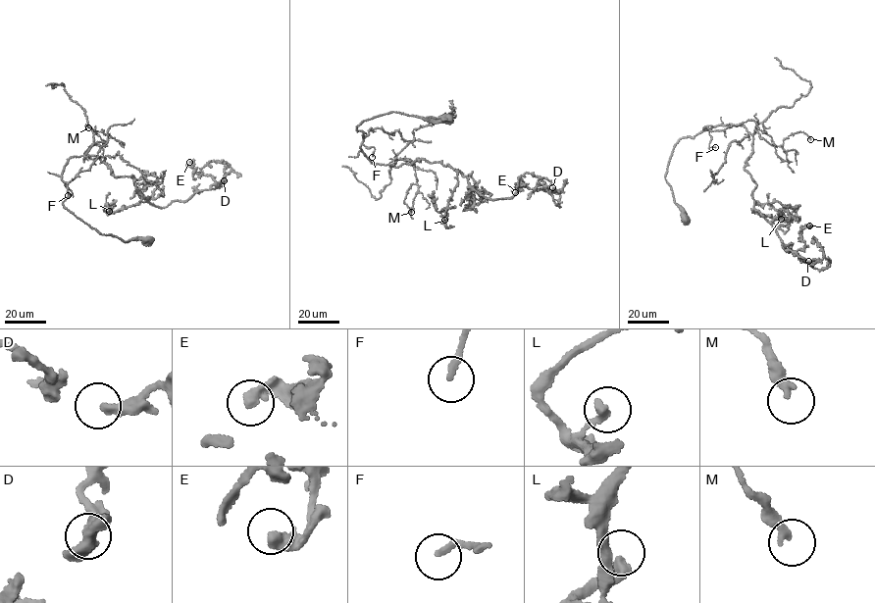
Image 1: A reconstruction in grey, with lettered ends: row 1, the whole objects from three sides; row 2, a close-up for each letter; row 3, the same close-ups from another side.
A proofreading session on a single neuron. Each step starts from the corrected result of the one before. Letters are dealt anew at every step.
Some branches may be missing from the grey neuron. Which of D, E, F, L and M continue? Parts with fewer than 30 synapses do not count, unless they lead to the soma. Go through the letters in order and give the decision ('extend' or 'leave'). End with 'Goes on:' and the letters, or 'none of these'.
D: leave
E: leave
F: leave
L: leave
M: leave
Goes on: none of these

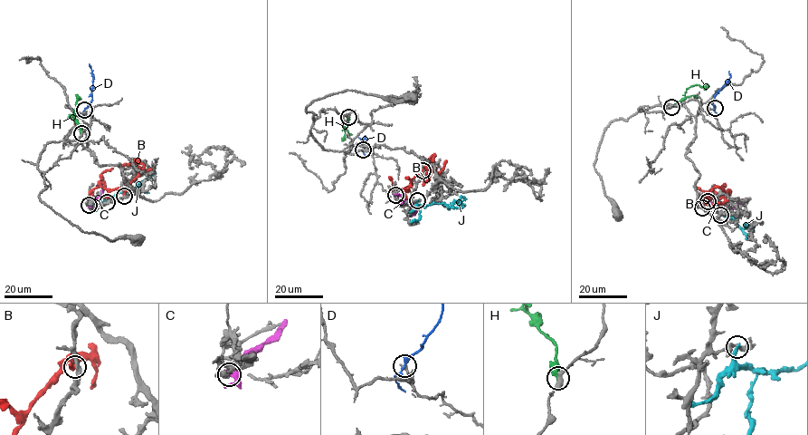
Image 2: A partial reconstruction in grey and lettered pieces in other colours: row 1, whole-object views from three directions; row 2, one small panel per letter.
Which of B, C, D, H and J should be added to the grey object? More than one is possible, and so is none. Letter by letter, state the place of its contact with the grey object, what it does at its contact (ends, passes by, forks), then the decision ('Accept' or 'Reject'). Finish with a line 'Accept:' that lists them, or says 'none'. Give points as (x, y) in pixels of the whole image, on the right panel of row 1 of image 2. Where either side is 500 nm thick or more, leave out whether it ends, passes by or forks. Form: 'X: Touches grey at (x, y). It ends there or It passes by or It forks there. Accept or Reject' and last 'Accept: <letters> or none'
B: Touches grey at (702, 207). It ends there. Reject
C: Touches grey at (708, 201). It passes by. Reject
D: Touches grey at (715, 108). It passes by. Reject
H: Touches grey at (671, 107). It ends there. Reject
J: Touches grey at (720, 215). It ends there. Reject
Accept: none

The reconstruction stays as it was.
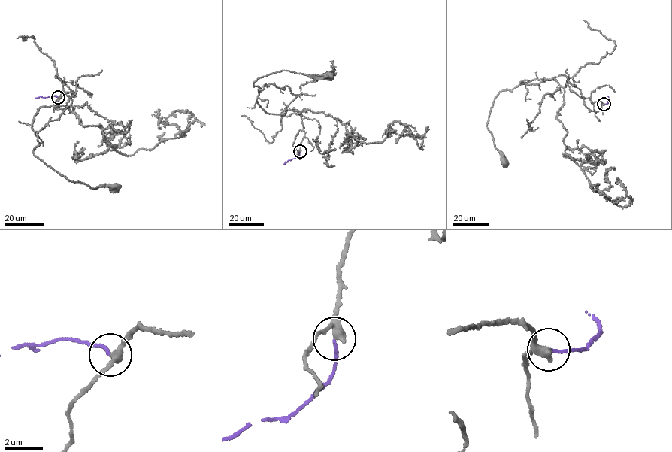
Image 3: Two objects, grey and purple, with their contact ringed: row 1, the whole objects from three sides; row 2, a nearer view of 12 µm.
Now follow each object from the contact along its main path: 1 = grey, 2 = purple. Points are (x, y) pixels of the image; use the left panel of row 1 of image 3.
1: (58, 97), (76, 92), (39, 108), (34, 153), (69, 180), (115, 186)
2: (58, 97), (36, 98)

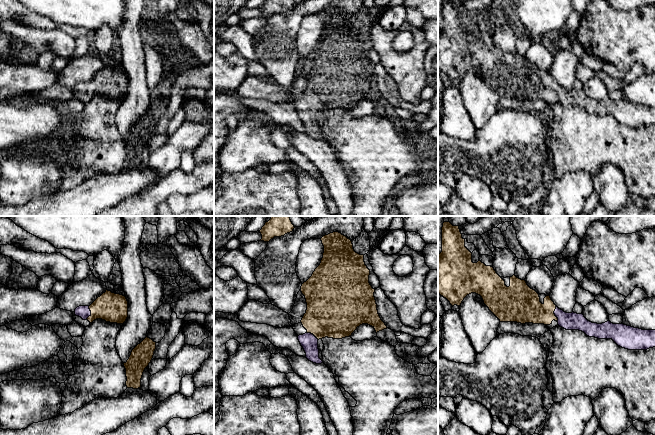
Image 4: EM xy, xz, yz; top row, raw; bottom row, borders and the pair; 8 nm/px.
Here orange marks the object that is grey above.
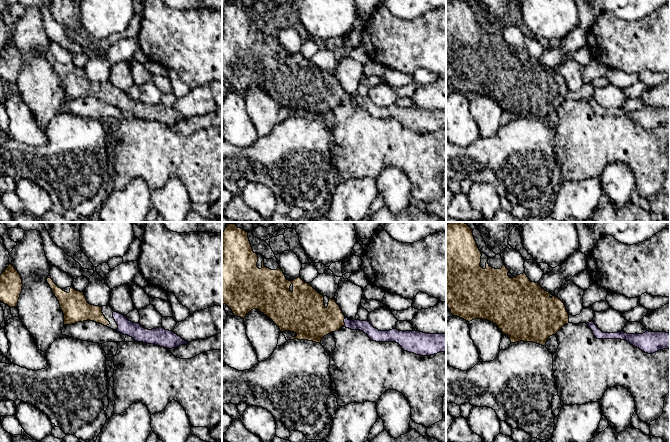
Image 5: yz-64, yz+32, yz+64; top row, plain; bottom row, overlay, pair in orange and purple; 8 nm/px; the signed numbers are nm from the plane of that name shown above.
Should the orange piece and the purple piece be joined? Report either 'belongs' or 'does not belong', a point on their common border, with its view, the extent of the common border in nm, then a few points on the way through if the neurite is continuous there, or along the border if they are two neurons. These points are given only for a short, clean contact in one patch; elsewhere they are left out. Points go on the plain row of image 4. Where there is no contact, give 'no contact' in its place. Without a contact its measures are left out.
belongs; meets orange in yz at (554, 90); contact 130 nm long; runs through yz (524, 82), (537, 89), (554, 90), (570, 97)

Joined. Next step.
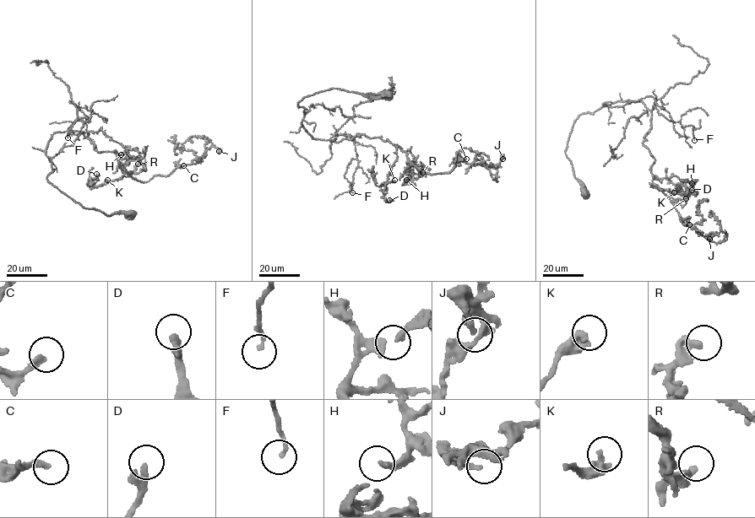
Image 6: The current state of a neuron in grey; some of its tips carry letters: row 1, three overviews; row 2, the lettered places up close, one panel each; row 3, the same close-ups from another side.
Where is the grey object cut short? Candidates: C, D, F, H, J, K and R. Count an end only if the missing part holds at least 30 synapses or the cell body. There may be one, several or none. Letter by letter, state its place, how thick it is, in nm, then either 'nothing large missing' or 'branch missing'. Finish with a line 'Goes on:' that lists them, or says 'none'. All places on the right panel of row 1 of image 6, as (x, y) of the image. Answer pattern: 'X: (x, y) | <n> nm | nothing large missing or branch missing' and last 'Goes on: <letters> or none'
C: (689, 224) | 240 nm | nothing large missing
D: (692, 190) | 280 nm | branch missing
F: (694, 140) | 130 nm | nothing large missing
H: (692, 183) | 140 nm | nothing large missing
J: (709, 239) | 180 nm | nothing large missing
K: (674, 192) | 340 nm | nothing large missing
R: (686, 198) | 280 nm | nothing large missing
Goes on: D

